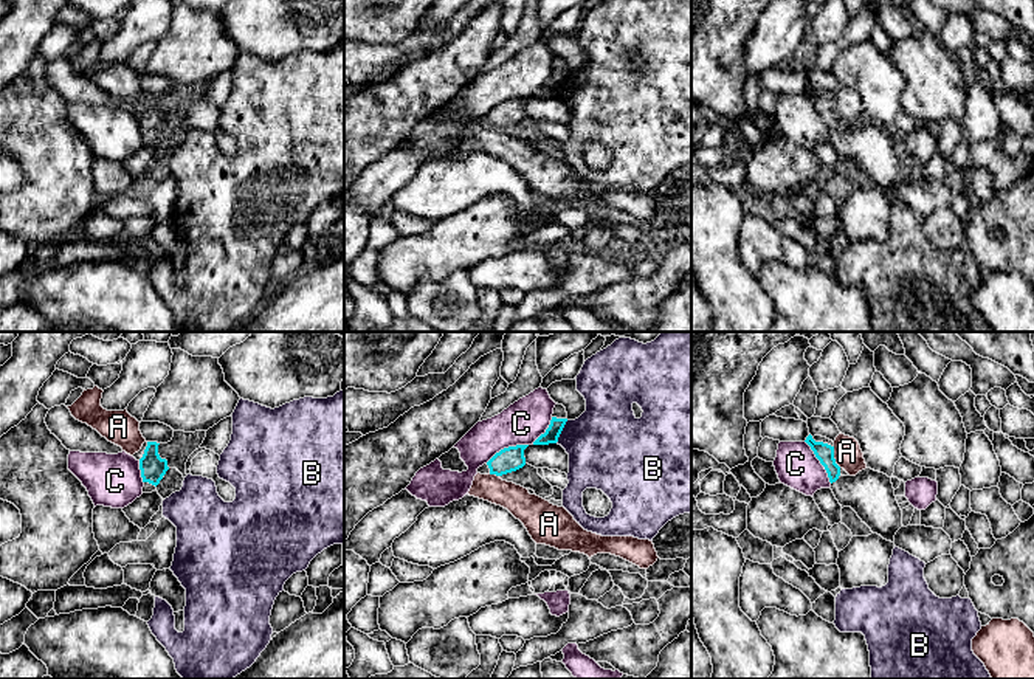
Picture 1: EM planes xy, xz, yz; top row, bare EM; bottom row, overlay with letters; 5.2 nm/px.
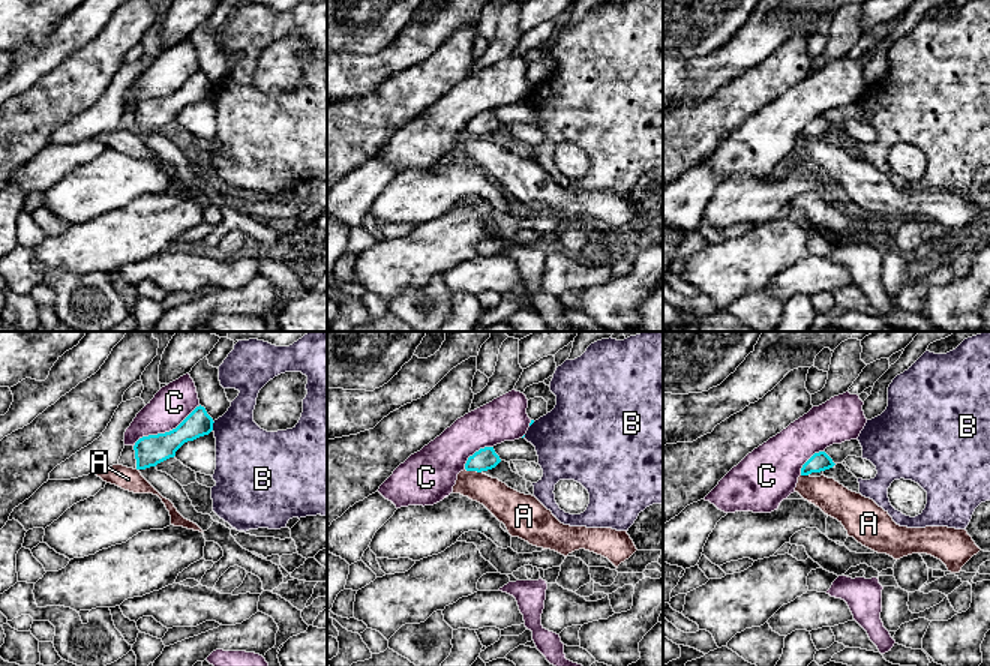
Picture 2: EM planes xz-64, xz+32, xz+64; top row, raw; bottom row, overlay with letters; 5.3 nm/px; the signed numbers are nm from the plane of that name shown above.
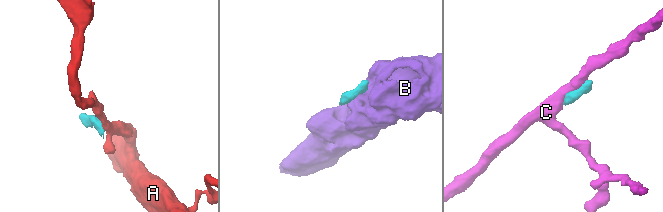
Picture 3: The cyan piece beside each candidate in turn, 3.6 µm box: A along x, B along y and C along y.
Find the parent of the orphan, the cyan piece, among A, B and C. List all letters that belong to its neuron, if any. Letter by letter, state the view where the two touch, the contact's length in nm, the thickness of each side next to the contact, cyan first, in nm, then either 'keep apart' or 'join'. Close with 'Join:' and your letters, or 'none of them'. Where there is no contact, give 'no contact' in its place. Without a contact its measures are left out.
A: contact in yz; length 120 nm; calibres 100 and 140 nm; keep apart
B: contact in xz; length 140 nm; calibres 80 and 420 nm; keep apart
C: contact in xz; length 240 nm; calibres 130 and 220 nm; keep apart
Join: none of them

